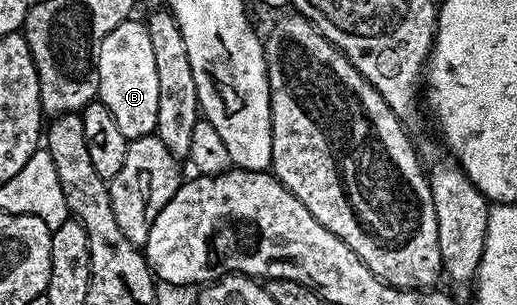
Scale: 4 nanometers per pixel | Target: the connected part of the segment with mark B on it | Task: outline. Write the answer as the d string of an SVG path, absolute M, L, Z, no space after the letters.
M130 19L119 23L99 47L98 98L111 111L119 131L126 139L150 136L159 119L159 79L155 68L155 54L151 47L149 26L144 20Z

